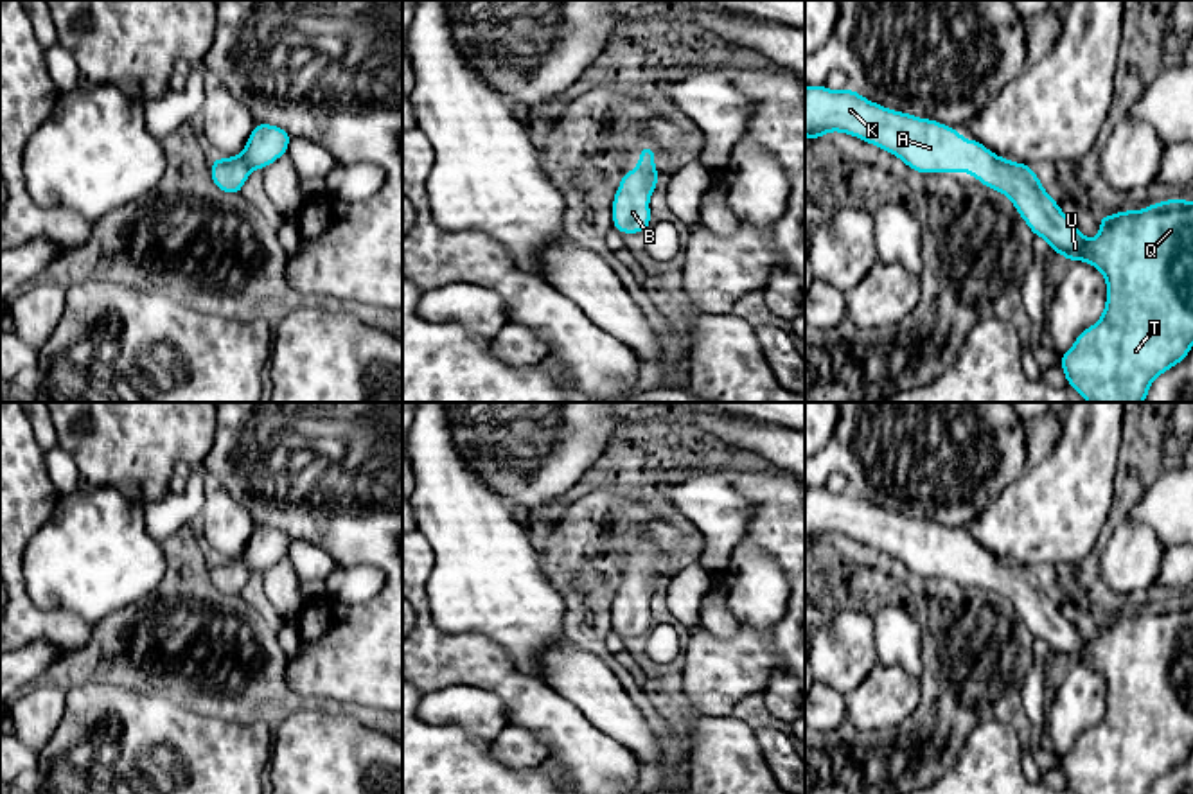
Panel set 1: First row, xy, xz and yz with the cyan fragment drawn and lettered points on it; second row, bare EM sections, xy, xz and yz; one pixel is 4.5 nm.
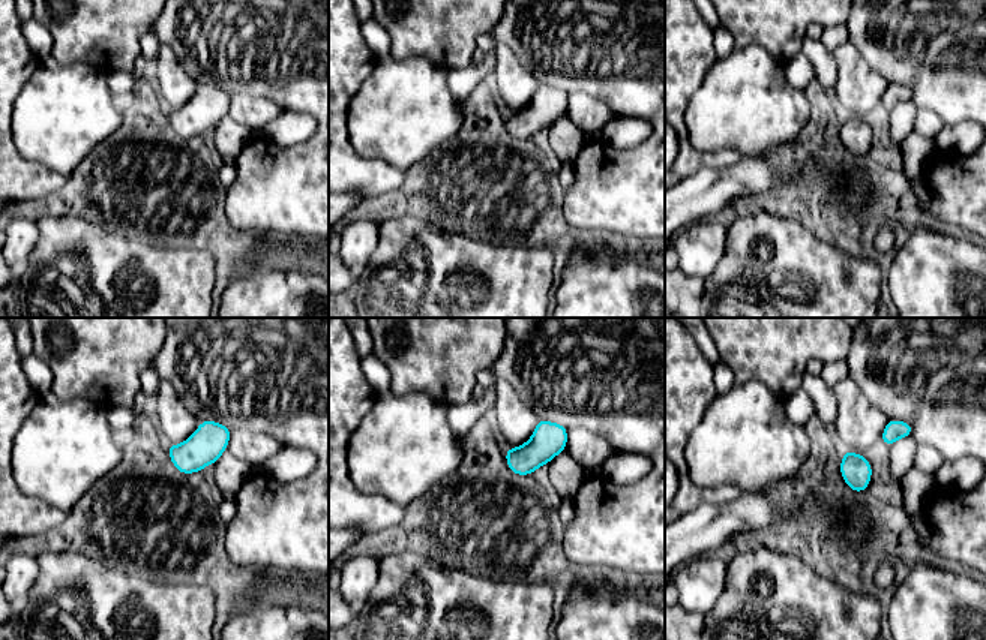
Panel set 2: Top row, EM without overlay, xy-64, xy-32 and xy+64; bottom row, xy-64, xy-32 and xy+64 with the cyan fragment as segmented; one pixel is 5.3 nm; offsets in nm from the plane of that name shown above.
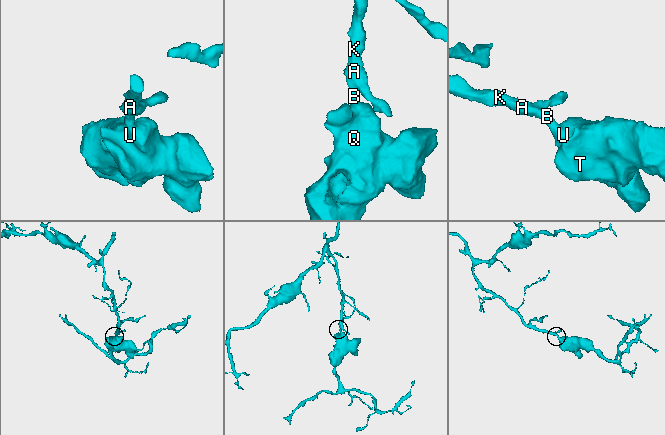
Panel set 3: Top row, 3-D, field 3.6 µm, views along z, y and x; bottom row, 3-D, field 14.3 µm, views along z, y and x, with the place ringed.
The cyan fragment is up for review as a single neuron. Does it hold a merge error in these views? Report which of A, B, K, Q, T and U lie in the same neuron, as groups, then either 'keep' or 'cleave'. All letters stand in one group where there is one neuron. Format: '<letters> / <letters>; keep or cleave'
A B K Q T U; keep

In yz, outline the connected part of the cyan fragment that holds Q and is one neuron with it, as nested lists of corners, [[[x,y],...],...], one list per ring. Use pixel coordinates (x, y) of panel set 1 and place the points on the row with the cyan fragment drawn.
[[[825,84],[805,86],[805,137],[817,142],[830,131],[877,146],[918,174],[970,172],[985,187],[1010,198],[1033,235],[1046,239],[1053,251],[1069,262],[1085,260],[1103,273],[1107,302],[1101,318],[1060,354],[1067,384],[1087,402],[1144,402],[1153,379],[1186,359],[1193,347],[1193,201],[1166,199],[1141,210],[1100,216],[1100,235],[1085,239],[1040,185],[1031,165],[1001,158],[976,138],[963,140],[959,129],[888,110],[852,88],[832,92]]]

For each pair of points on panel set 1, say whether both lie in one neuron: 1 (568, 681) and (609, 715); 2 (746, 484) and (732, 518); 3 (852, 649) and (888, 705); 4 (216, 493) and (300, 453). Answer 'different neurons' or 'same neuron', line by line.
1: same neuron
2: different neurons
3: same neuron
4: different neurons

